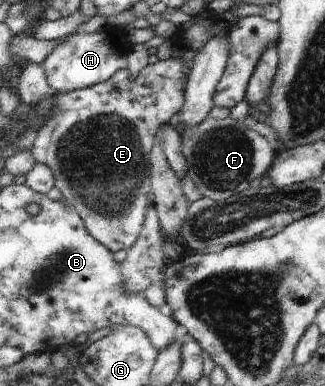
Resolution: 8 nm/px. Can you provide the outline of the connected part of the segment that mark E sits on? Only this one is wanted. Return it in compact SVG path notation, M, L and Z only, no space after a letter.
M171 56L171 58L164 61L157 61L154 65L147 65L137 75L133 74L128 68L121 70L106 83L93 85L86 89L77 89L71 92L56 92L53 95L53 108L51 108L51 114L45 122L45 126L39 131L34 147L32 148L33 156L39 164L47 164L55 176L55 188L61 192L63 201L65 201L71 208L75 208L81 218L85 221L89 234L102 242L107 248L112 249L113 252L126 251L130 249L140 238L140 232L144 228L145 216L149 211L149 206L152 204L152 164L151 164L151 152L155 148L156 132L158 129L167 125L170 118L175 115L180 115L185 108L185 85L187 84L190 69L179 60L177 57Z

